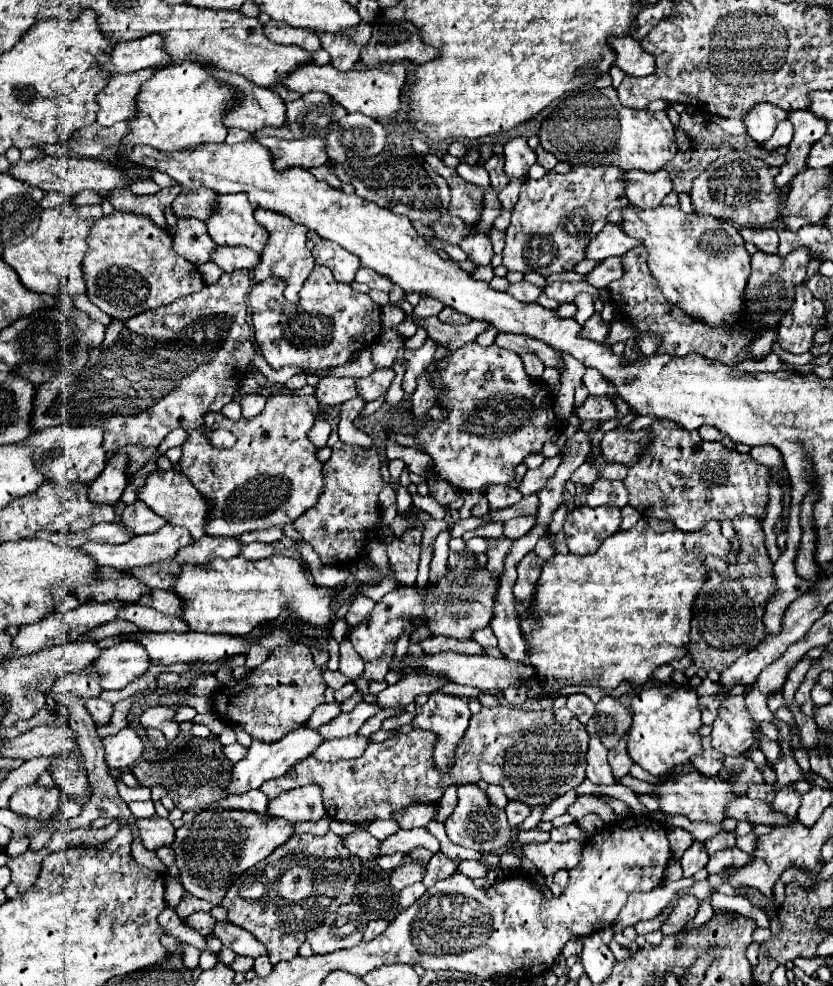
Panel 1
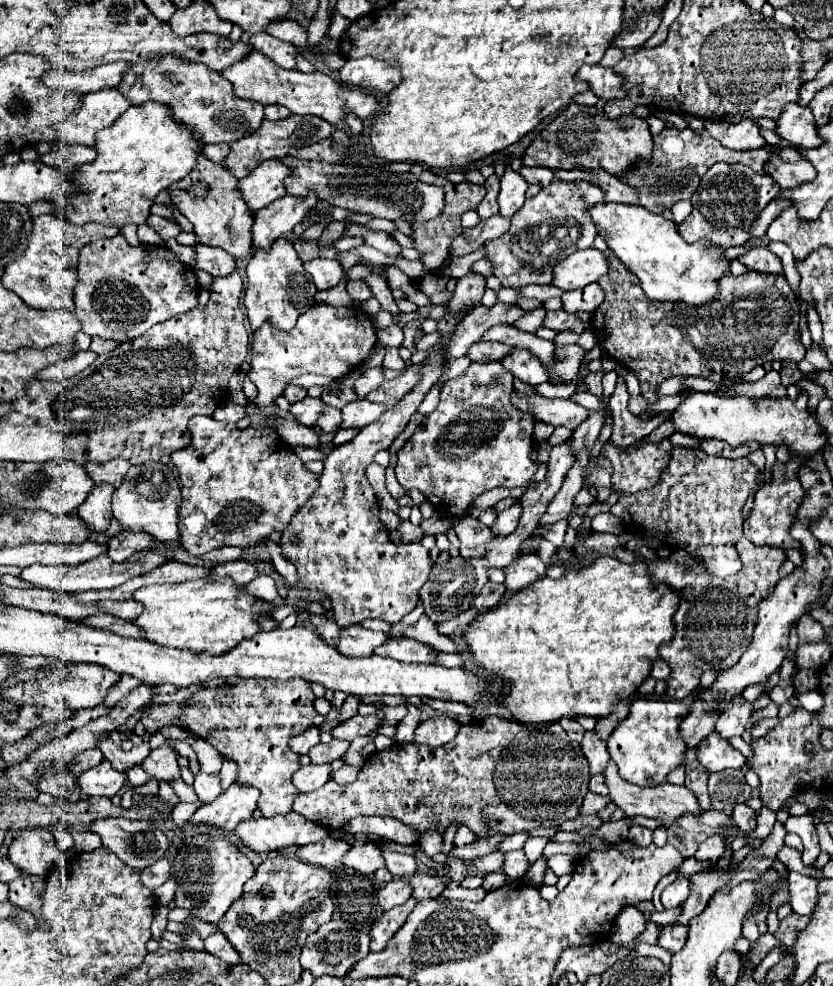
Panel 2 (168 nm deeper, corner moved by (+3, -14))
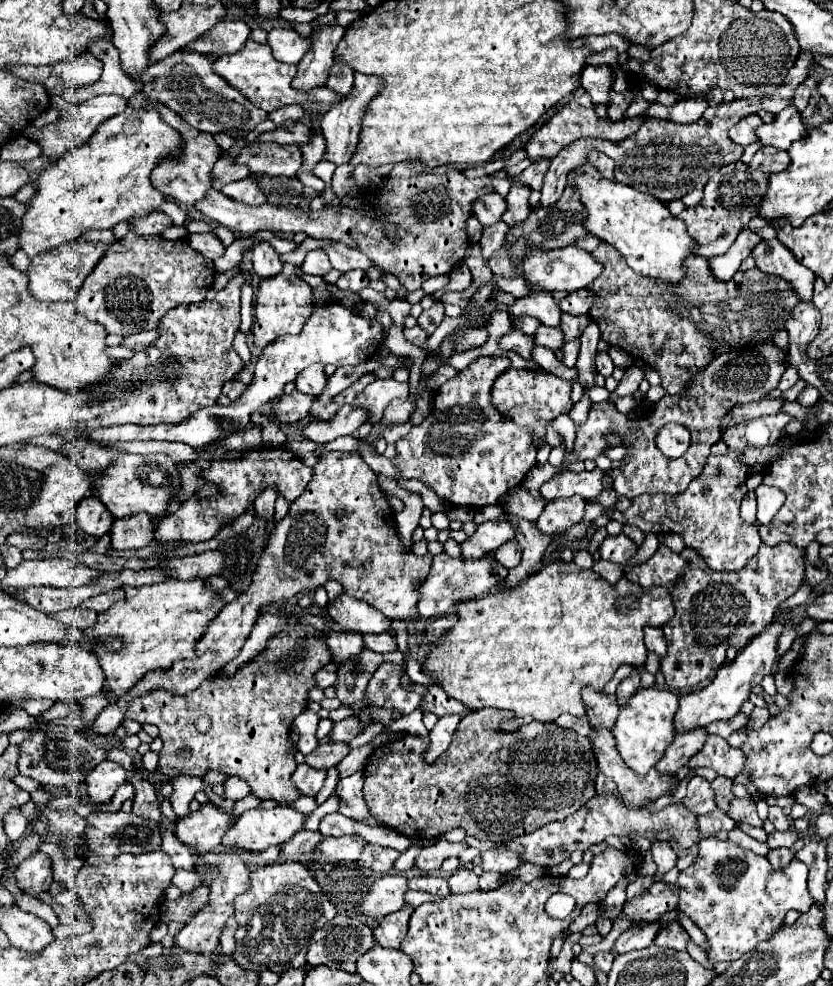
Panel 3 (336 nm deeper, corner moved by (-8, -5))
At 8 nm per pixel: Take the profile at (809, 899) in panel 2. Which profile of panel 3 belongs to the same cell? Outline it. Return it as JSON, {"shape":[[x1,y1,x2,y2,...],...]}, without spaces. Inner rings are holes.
{"shape":[[702,837,698,843,698,857,694,859,694,863,680,871,678,879,674,881,674,887,678,889,678,909,682,909,684,915,688,915,696,927,702,929,702,933,708,939,708,961,710,965,716,965,720,961,736,961,740,959,744,953,752,951,756,947,756,943,760,941,768,941,782,925,784,925,784,917,790,909,796,911,808,911,812,907,810,901,810,893,806,889,806,879,808,879,808,869,802,861,792,859,790,865,786,865,784,869,776,869,772,871,772,865,766,857,756,855,752,851,746,851,734,843,730,843,728,839,720,839,720,837]]}

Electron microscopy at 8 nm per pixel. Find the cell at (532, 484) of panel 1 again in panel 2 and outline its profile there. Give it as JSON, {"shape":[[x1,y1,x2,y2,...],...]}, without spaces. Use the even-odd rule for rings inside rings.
{"shape":[[517,500,513,506,499,512,497,522,495,522,495,526,491,526,491,530,495,534,511,534,519,524,519,516,521,516,521,500]]}

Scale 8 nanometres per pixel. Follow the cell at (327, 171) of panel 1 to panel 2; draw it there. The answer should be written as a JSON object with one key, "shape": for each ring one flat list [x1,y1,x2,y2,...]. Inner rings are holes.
{"shape":[[313,190,305,198,297,196,283,196,277,202,271,202,271,206,265,206,263,210,255,212,255,222,253,222,253,242,255,246,267,248,275,238,281,238,289,234,307,214,309,208,315,208,321,200]]}

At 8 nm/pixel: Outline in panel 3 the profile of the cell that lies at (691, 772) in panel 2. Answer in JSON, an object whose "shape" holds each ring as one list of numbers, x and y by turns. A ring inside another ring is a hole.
{"shape":[[694,775,690,781,688,781,688,793,686,797,682,799,682,803,696,815,706,815,710,811,716,809,716,803,714,803,714,791,710,787,710,783,704,779,704,777,698,777]]}

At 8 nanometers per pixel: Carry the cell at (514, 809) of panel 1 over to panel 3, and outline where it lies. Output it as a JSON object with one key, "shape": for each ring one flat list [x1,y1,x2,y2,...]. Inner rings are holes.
{"shape":[[438,841,436,845,430,845,430,847,422,847,418,857,416,857,416,863,414,867,418,871,424,871,424,873,432,873,436,871,438,867,442,867,442,863,448,859,448,857,456,857,460,851,464,851,468,845,464,841,460,843,448,843,448,841]]}

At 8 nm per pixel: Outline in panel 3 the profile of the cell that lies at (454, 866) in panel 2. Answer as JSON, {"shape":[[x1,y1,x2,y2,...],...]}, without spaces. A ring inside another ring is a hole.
{"shape":[[458,869,448,879,448,885,452,893,472,893,472,891,478,891,478,875,470,869]]}

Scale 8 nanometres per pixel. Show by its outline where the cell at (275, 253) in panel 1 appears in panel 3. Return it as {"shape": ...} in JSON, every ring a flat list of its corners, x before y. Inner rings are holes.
{"shape":[[284,263,284,269,282,273,278,273,278,277,270,277,270,281,260,281,252,325,252,341,258,349,274,343,280,335,300,333,306,319,312,315,312,287,296,277,296,269,296,265]]}

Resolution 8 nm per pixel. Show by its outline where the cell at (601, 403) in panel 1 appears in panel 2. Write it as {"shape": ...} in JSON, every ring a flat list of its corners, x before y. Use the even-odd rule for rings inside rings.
{"shape":[[515,394,515,406,519,410,527,410,535,420,543,420,553,426,565,426,569,430,575,430,581,422,587,420,589,412,571,402,571,400,549,400,539,394]]}

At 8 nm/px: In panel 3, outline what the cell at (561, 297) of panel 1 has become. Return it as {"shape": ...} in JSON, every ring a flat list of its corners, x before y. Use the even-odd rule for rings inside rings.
{"shape":[[562,315,562,333,564,333,564,341,570,339,580,339,582,329,586,329,586,325,590,323,590,317,570,317,570,315]]}

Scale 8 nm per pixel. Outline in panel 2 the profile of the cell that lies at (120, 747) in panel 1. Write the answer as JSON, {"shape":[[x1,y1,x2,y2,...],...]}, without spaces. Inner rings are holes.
{"shape":[[103,760,99,766,85,770,77,778,77,782,87,796,107,796,107,798,111,798,125,786,127,772,115,770,111,762]]}

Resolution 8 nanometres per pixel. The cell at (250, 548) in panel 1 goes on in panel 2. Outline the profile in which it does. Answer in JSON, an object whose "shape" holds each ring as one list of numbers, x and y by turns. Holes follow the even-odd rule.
{"shape":[[235,560,235,562,223,562,211,570,211,578,223,578,231,576,235,582,251,582,257,578,257,568,245,560]]}

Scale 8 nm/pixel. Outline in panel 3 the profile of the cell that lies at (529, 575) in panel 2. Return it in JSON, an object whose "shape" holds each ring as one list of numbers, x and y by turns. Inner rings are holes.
{"shape":[[510,539,510,541,506,541,504,545,500,545,500,549,498,549,498,553,496,553,496,559,498,559,498,563,504,565,506,569,512,569,512,567,516,567,516,565,520,563,520,559,522,559,522,547,518,545,516,539]]}

